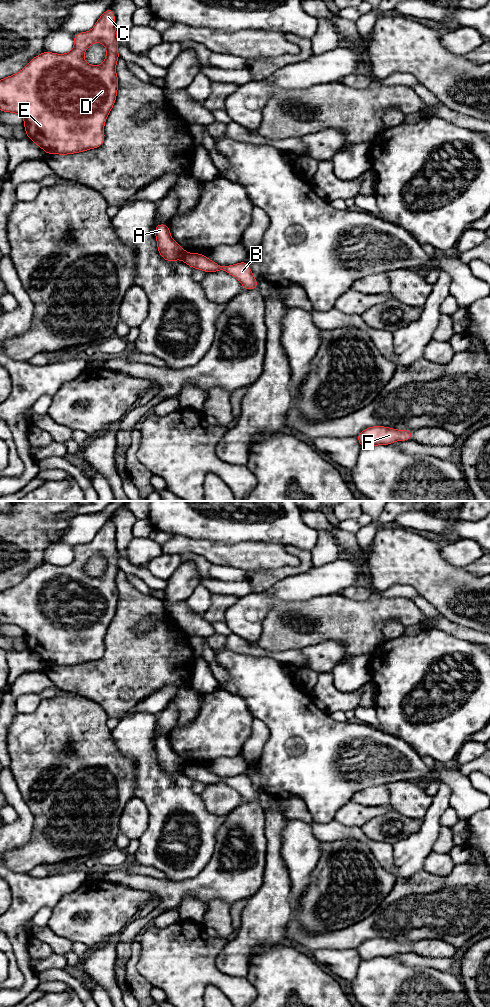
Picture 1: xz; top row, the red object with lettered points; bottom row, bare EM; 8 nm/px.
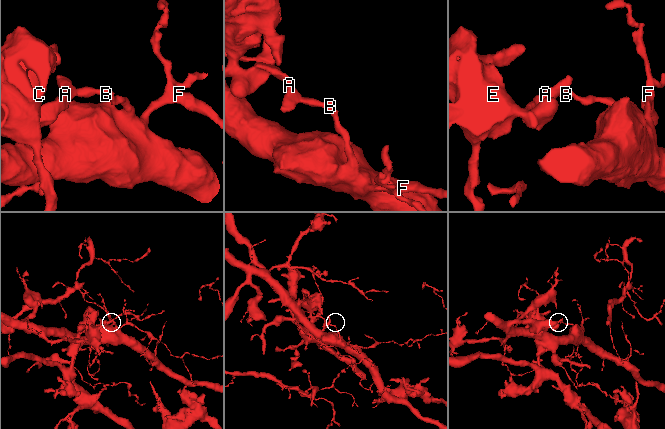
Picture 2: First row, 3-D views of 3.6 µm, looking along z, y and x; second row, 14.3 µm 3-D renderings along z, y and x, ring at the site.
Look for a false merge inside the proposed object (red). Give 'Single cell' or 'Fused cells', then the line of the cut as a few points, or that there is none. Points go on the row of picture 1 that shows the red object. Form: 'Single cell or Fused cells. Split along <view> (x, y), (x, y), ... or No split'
Fused cells. Split along xz (185, 252), (181, 258)

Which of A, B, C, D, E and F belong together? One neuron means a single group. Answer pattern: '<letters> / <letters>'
A C D E / B F

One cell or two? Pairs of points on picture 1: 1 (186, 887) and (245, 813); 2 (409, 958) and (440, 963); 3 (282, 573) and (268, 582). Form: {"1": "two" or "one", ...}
{"1": "one", "2": "one", "3": "one"}

